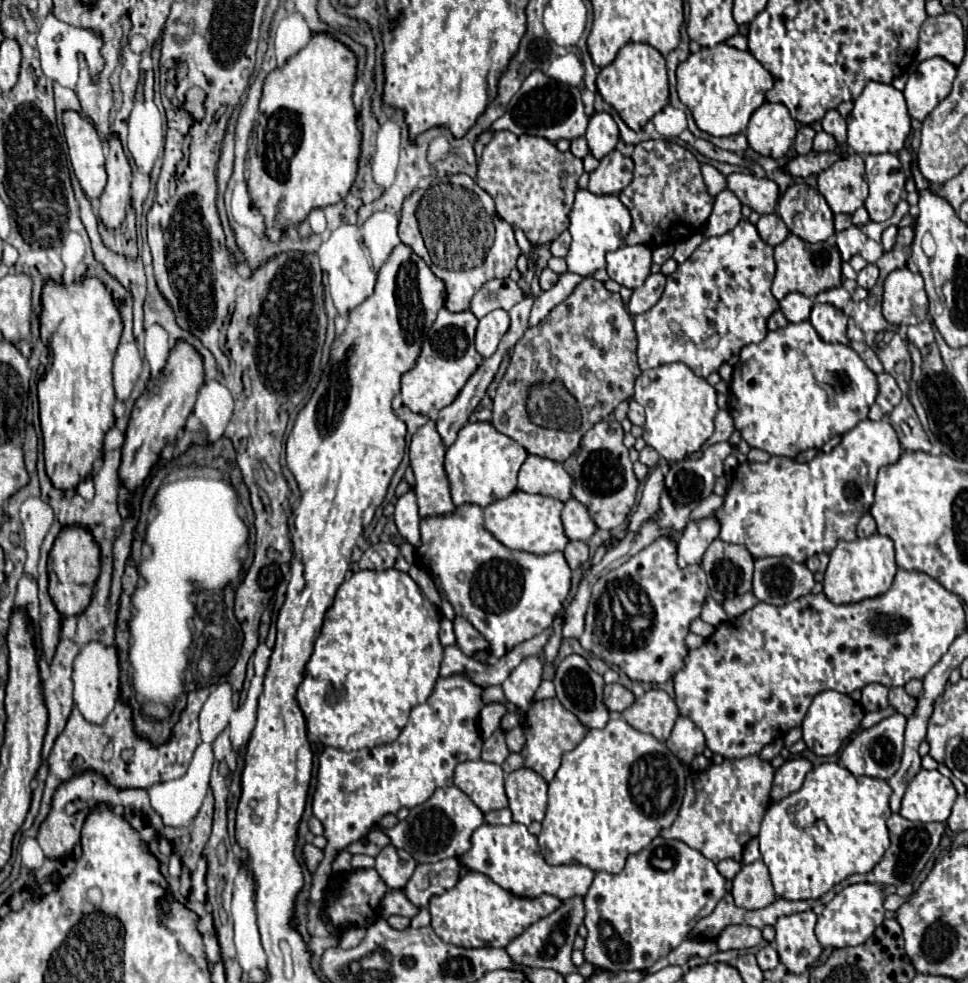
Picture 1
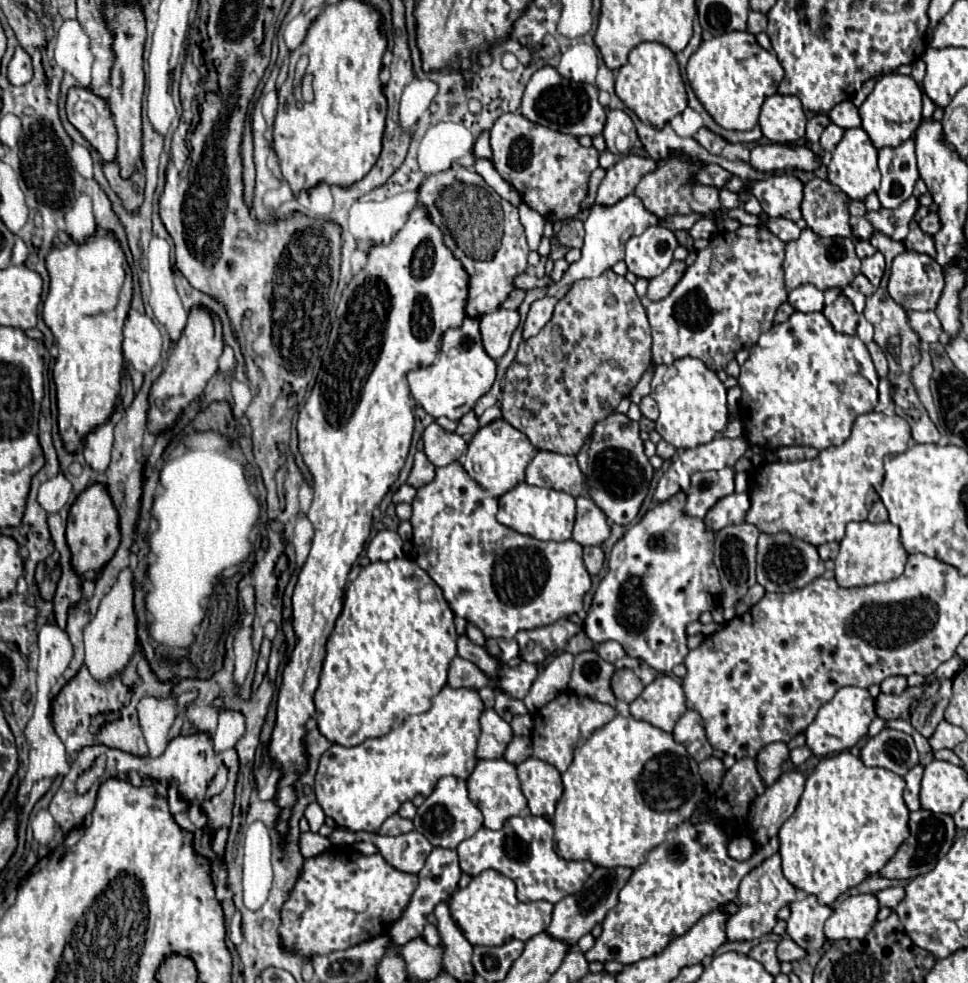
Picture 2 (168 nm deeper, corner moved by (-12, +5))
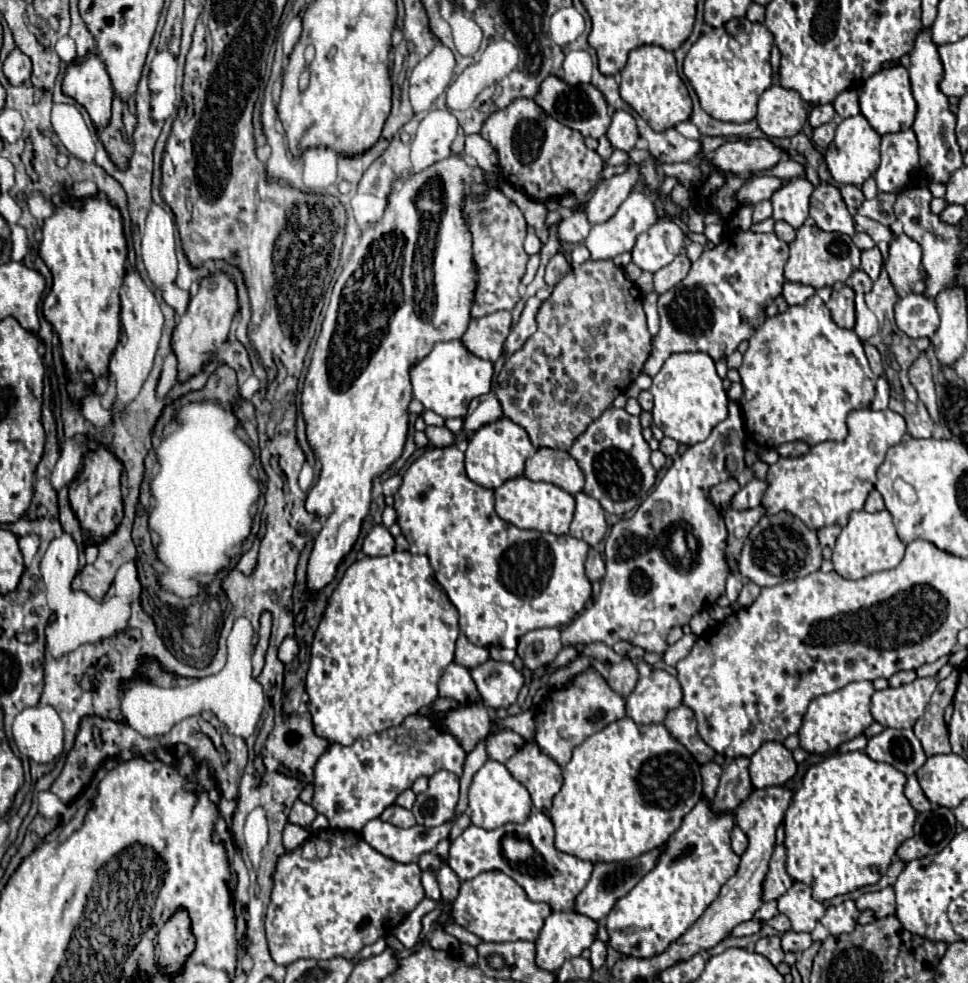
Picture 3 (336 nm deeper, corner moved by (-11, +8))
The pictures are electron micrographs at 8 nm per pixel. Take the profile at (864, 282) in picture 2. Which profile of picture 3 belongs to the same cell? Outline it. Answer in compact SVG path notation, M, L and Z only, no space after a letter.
M856 270L856 272L852 272L852 276L848 278L848 282L846 282L854 292L862 292L862 294L866 294L866 292L870 292L870 288L873 286L873 281L870 280L870 276L864 272L864 270Z

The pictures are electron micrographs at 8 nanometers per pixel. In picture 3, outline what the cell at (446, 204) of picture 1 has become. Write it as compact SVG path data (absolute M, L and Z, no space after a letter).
M490 188L486 196L470 196L464 204L464 212L470 218L470 230L474 240L474 262L478 266L478 286L472 304L472 316L486 316L498 310L512 310L520 300L518 286L526 272L528 254L524 252L526 220L520 208L508 200L498 188Z

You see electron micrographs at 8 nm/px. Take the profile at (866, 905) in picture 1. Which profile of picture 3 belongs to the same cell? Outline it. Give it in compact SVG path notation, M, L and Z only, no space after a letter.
M852 900L842 902L840 906L830 906L824 914L824 918L820 920L822 926L826 926L830 930L830 934L844 934L844 932L852 932L856 926L860 912L856 908L856 904Z

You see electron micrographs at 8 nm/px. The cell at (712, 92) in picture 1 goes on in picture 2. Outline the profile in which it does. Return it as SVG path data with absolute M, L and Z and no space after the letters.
M731 31L705 39L687 63L687 79L707 113L731 131L749 131L759 121L761 105L777 93L783 79L783 67L777 57L765 51L749 31Z

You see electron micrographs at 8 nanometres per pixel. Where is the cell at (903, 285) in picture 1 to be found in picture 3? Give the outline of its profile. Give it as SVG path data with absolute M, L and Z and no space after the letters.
M906 234L894 236L884 266L898 292L924 292L926 280L924 274L918 270L920 260L922 250L914 240L910 240Z

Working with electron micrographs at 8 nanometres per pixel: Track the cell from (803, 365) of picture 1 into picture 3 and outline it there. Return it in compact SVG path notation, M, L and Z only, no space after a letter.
M818 294L810 296L806 304L788 306L786 312L768 316L752 334L738 372L744 386L744 394L740 398L744 428L748 438L762 448L778 448L780 444L794 440L802 440L810 446L826 440L844 440L848 436L848 412L868 408L874 400L876 376L868 366L862 342L852 330L844 330L834 324L830 310Z

